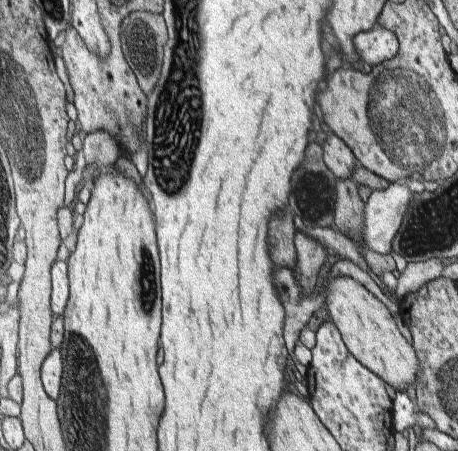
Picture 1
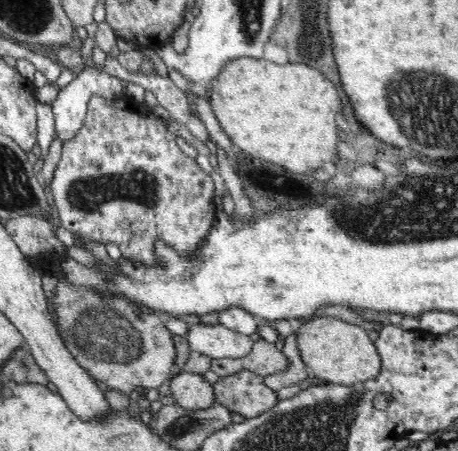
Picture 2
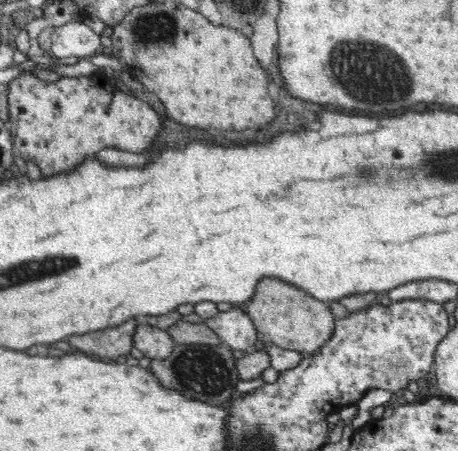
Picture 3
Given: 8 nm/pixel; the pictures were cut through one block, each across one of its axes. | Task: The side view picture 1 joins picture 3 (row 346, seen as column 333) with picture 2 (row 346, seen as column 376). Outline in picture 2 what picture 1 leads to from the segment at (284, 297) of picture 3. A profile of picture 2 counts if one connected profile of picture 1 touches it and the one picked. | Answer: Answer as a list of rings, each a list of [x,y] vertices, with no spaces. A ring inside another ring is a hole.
[[[314,318],[304,326],[294,324],[294,328],[298,332],[300,358],[318,380],[348,386],[378,376],[380,358],[372,344],[372,338],[368,338],[368,330],[354,326],[350,322],[342,322],[338,318]]]

